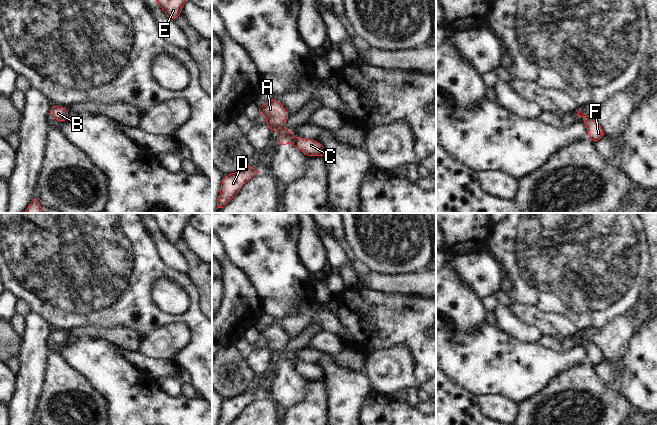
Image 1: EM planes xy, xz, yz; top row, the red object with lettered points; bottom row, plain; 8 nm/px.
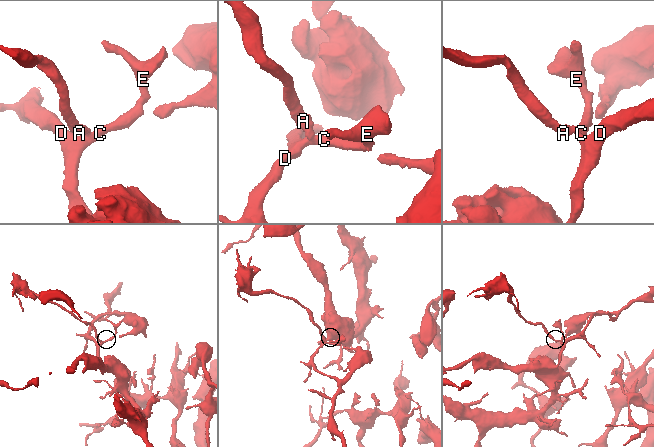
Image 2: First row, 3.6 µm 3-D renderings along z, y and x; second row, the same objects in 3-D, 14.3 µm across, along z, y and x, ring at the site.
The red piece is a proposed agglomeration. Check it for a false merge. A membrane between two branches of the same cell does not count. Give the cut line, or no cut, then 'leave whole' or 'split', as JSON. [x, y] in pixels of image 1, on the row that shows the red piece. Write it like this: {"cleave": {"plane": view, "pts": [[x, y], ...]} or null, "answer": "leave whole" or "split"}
{"cleave": {"plane": "xz", "pts": [[292, 136], [289, 142]]}, "answer": "split"}

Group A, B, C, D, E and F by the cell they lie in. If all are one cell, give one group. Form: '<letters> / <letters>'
A B / C D E F

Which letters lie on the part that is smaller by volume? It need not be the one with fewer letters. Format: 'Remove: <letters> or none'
Remove: A, B

